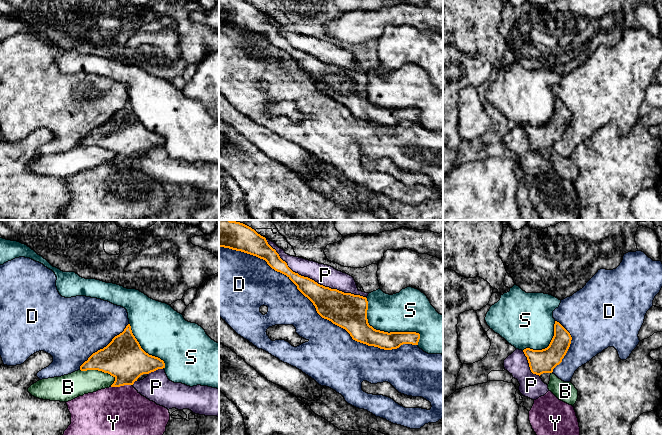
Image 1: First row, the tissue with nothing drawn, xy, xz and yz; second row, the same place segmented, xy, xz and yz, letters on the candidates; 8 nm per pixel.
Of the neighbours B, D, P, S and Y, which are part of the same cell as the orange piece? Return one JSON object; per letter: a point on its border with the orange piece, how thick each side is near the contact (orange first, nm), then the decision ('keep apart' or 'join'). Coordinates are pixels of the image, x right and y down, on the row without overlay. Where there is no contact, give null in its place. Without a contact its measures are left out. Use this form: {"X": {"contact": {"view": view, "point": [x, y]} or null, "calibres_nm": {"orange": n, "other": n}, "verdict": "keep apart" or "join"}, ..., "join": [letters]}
{"B": {"contact": {"view": "xy", "point": [98, 146]}, "calibres_nm": {"orange": 340, "other": 200}, "verdict": "keep apart"}, "D": {"contact": {"view": "xz", "point": [316, 86]}, "calibres_nm": {"orange": 280, "other": 300}, "verdict": "keep apart"}, "P": {"contact": {"view": "xz", "point": [313, 56]}, "calibres_nm": {"orange": 260, "other": 170}, "verdict": "keep apart"}, "S": {"contact": {"view": "xz", "point": [386, 108]}, "calibres_nm": {"orange": 190, "other": 340}, "verdict": "keep apart"}, "Y": {"contact": {"view": "xy", "point": [121, 161]}, "calibres_nm": {"orange": 340, "other": 480}, "verdict": "keep apart"}, "join": []}

